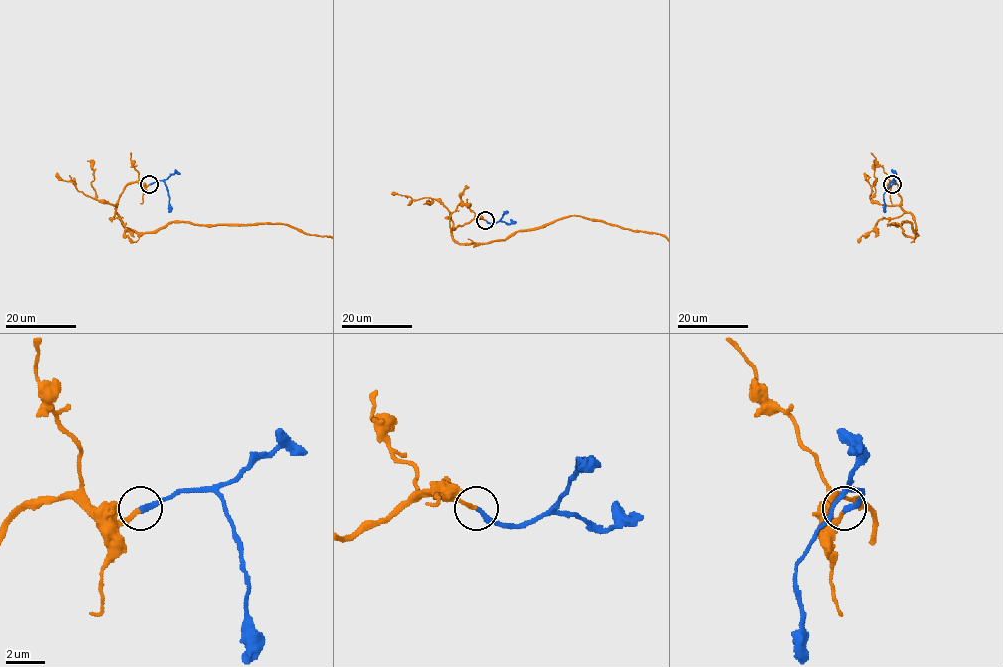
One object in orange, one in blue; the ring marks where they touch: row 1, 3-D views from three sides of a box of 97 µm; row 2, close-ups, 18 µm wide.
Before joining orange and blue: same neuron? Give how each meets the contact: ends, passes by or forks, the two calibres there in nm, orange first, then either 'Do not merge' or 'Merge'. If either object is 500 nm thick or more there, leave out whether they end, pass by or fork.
At the ring orange ends. At the ring blue ends. Thickness 200 nm (orange) against 240 nm. Merge

